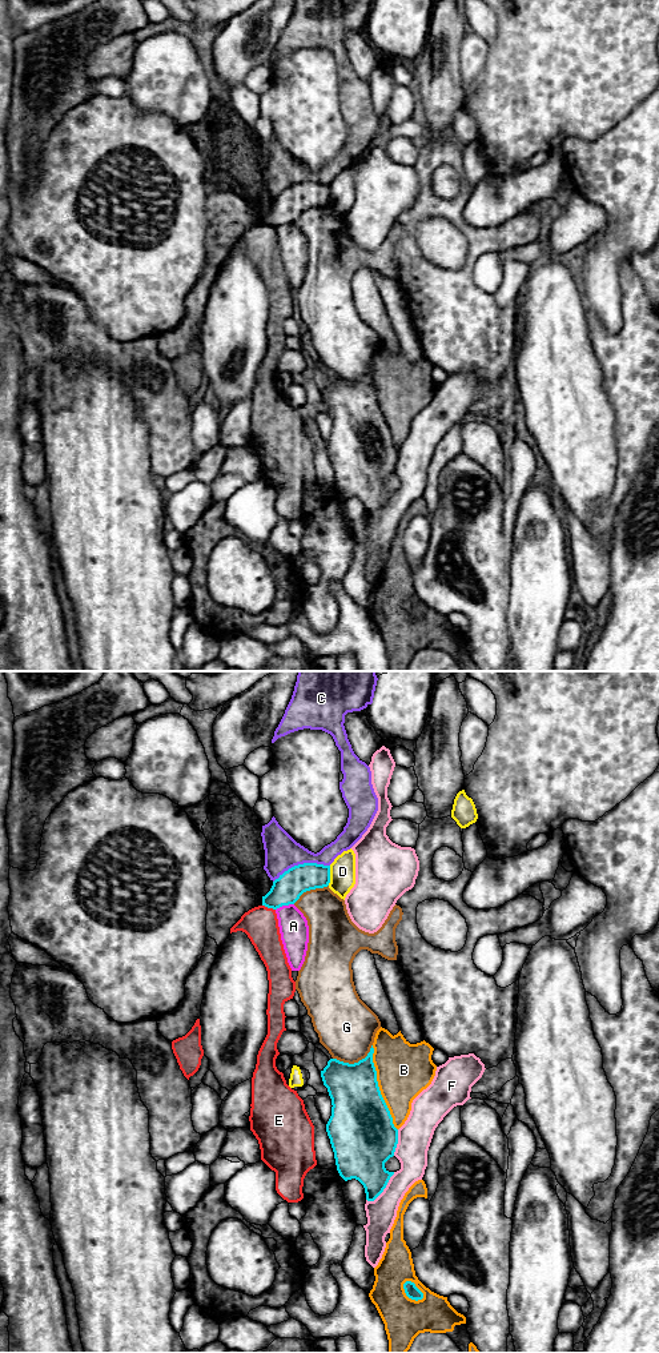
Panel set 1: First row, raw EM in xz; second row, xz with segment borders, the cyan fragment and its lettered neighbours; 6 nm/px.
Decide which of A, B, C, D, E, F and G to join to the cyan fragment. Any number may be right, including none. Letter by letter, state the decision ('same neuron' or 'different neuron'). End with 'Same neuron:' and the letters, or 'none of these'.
A: different neuron
B: different neuron
C: different neuron
D: different neuron
E: different neuron
F: different neuron
G: different neuron
Same neuron: none of these

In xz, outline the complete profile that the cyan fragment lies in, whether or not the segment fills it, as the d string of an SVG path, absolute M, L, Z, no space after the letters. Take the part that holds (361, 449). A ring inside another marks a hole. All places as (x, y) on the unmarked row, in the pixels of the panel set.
M371 364L367 374L354 382L330 377L321 389L333 423L326 450L337 489L345 499L358 498L365 506L367 519L374 519L394 493L385 486L385 481L394 474L398 462L398 447L393 442L393 435L378 405L373 372Z

